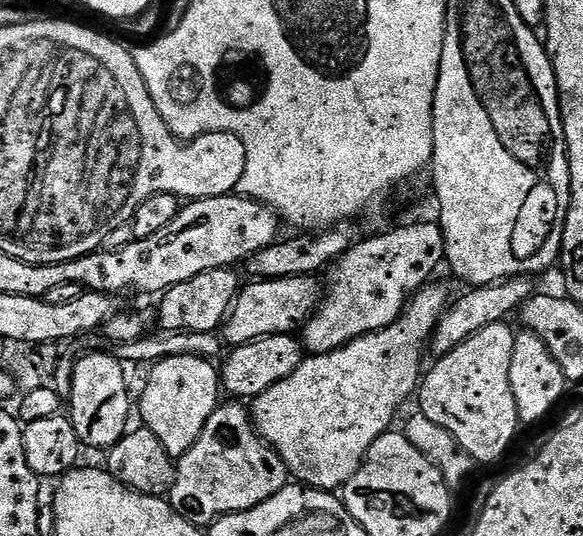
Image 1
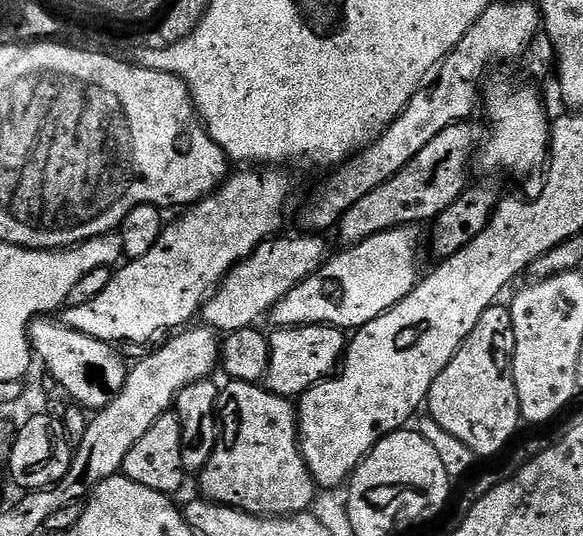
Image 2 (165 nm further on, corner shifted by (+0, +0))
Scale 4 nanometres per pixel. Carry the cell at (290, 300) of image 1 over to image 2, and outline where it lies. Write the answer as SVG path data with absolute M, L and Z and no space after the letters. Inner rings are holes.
M415 227L391 228L382 234L374 234L374 238L366 238L366 242L353 244L347 250L333 255L324 261L322 267L312 276L308 276L286 298L282 298L272 307L270 320L276 328L296 328L299 324L329 324L332 328L355 330L366 326L366 322L374 322L386 310L390 310L414 286L420 283L420 236Z

